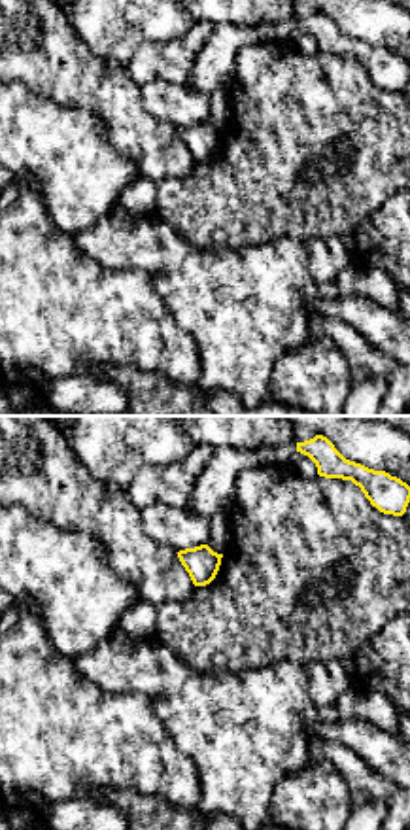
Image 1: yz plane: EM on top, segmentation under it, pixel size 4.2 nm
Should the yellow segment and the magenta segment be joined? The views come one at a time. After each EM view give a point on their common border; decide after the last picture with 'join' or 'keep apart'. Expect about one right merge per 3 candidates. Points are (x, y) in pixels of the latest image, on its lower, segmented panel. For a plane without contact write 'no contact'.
no contact

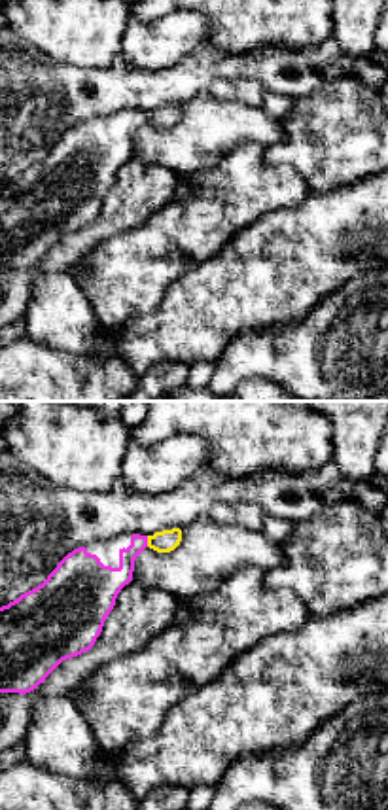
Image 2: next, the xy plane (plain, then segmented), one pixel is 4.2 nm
contact (148, 542)

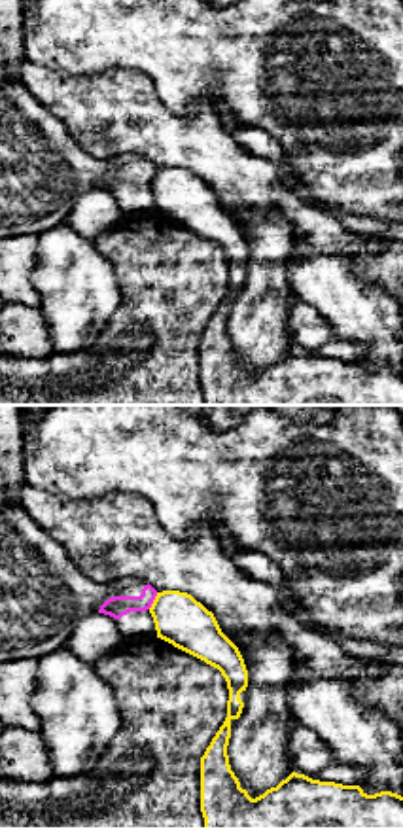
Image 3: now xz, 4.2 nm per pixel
contact (154, 600)

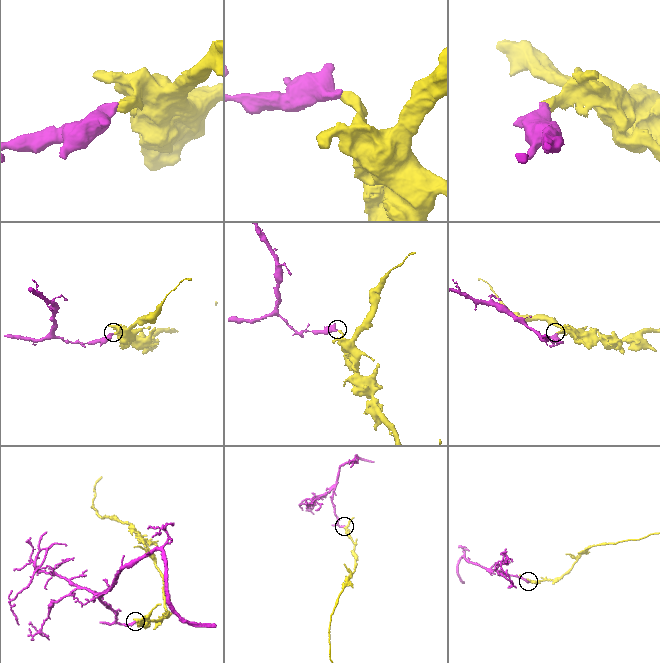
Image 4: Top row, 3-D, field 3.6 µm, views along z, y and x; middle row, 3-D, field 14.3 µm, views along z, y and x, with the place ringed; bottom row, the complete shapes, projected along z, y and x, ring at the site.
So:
keep apart

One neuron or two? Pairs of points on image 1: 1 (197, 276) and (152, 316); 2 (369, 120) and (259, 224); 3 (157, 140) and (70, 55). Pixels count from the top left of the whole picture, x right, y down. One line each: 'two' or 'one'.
1: two
2: one
3: one

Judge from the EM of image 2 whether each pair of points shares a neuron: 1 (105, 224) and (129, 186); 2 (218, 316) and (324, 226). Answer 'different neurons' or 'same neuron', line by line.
1: same neuron
2: same neuron

